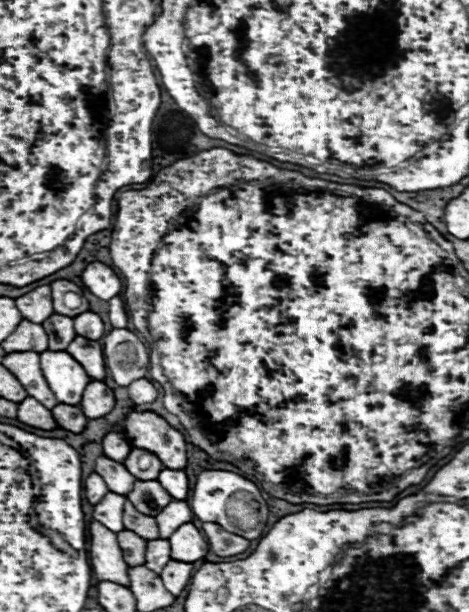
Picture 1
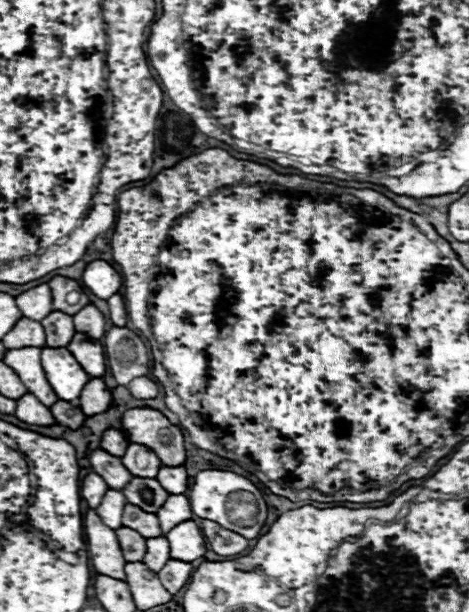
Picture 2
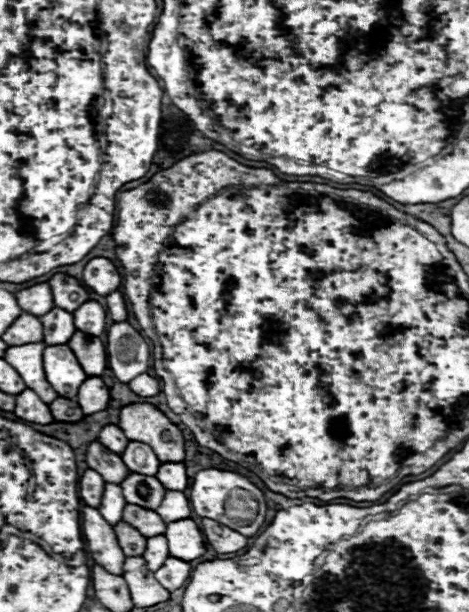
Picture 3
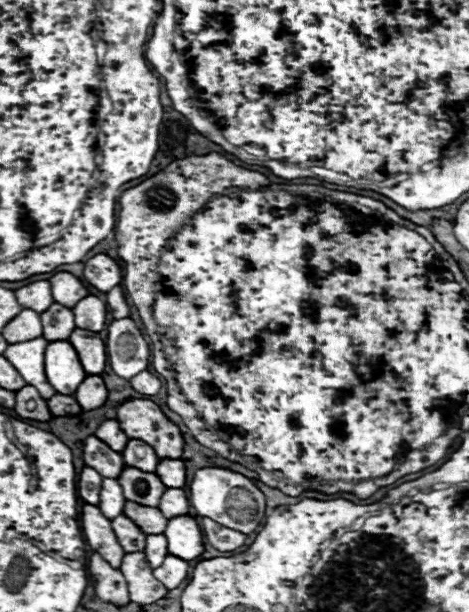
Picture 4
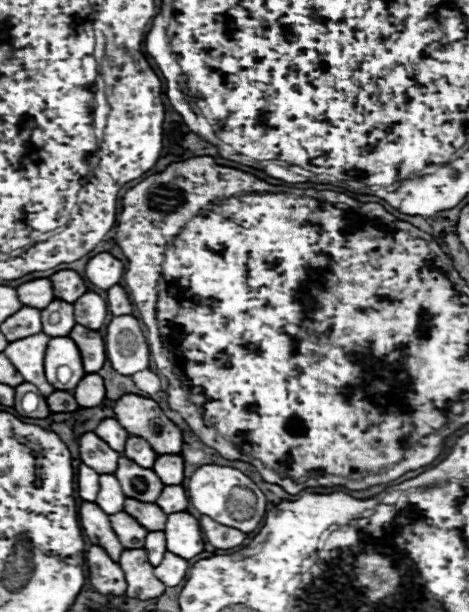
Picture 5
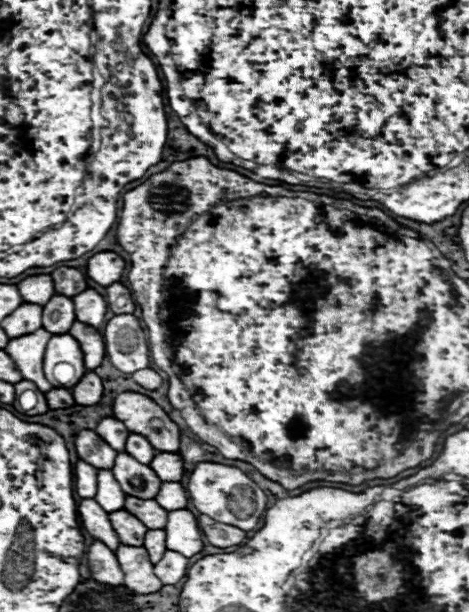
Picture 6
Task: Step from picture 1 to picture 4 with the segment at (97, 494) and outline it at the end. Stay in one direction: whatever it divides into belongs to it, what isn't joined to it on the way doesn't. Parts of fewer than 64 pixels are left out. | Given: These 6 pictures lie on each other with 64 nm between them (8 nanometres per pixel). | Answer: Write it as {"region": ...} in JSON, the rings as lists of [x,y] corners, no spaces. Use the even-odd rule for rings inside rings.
{"region":[[[84,466],[78,478],[78,496],[86,502],[86,504],[96,504],[98,506],[98,498],[100,498],[100,488],[102,488],[102,476]]]}

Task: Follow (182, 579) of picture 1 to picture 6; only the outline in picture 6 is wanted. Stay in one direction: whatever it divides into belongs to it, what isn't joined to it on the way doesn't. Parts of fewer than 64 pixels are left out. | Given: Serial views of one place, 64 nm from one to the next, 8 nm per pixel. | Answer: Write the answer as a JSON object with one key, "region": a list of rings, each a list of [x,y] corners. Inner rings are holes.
{"region":[[[166,550],[162,560],[154,566],[154,574],[164,582],[164,584],[176,584],[186,576],[188,570],[188,558],[176,552]]]}

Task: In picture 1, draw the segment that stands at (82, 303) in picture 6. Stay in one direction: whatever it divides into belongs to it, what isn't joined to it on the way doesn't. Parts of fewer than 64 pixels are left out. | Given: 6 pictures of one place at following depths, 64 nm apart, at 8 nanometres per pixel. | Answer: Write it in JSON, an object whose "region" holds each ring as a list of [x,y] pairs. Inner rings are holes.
{"region":[[[82,312],[78,318],[74,318],[74,330],[76,334],[90,338],[90,340],[100,340],[104,336],[104,322],[96,312]]]}

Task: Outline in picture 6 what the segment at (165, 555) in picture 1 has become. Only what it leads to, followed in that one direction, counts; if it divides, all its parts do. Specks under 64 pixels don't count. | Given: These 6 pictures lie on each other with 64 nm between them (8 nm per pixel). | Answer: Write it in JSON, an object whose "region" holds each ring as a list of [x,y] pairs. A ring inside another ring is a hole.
{"region":[[[148,530],[146,536],[144,536],[144,548],[146,548],[148,558],[150,558],[152,564],[156,564],[162,558],[164,550],[166,550],[164,538],[166,538],[164,530]]]}

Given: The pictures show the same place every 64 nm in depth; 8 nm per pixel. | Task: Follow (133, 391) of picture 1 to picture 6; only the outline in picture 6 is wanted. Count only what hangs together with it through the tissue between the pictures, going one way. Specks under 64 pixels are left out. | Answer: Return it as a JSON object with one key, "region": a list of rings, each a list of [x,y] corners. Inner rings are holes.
{"region":[[[152,368],[138,370],[138,372],[132,374],[132,378],[134,378],[140,386],[144,386],[144,388],[148,388],[148,390],[158,390],[160,384],[162,384],[162,376],[160,376],[156,370],[152,370]]]}

